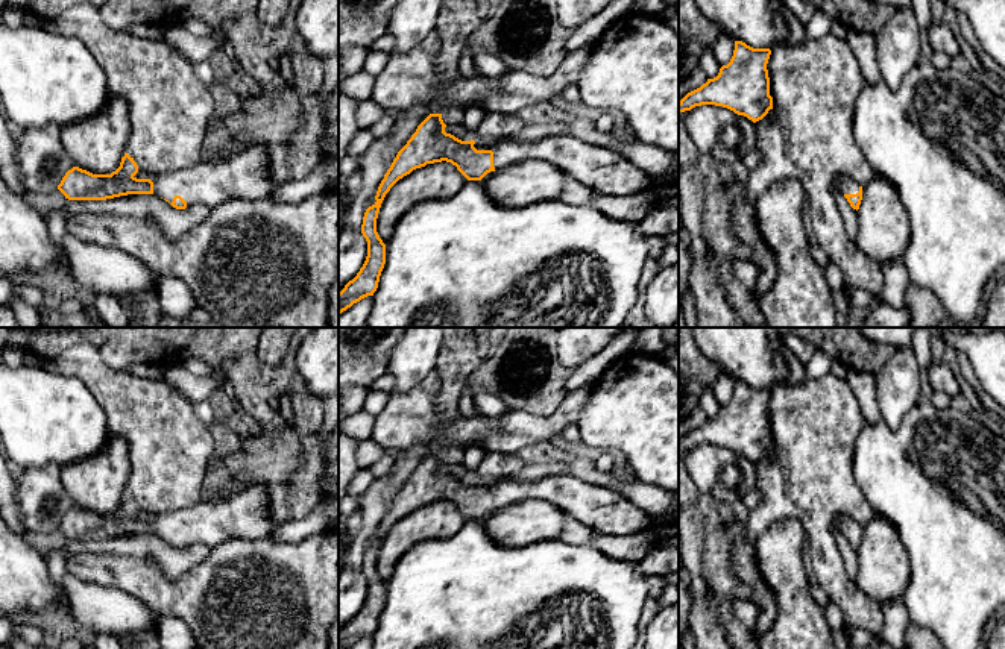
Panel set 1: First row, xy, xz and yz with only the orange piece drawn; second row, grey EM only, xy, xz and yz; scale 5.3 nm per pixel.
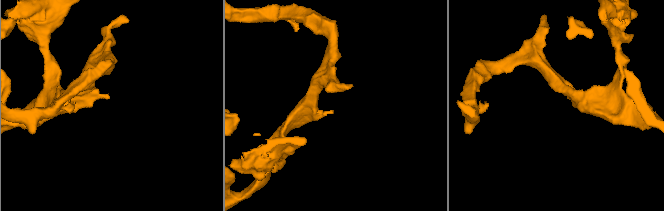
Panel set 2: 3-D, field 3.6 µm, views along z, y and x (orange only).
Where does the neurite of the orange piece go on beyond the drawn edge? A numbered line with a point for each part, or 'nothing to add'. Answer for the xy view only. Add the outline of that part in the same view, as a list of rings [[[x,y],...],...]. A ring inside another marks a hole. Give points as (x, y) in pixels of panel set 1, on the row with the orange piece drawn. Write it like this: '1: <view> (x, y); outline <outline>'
1: xy (245, 175); outline [[[263,144],[228,159],[199,162],[188,170],[165,174],[149,176],[138,168],[134,177],[150,179],[153,194],[170,203],[175,196],[181,196],[187,208],[196,203],[213,208],[234,199],[267,199],[276,188]]]

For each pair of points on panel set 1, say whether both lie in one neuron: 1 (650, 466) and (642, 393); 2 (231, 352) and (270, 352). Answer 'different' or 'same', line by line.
1: same
2: different

